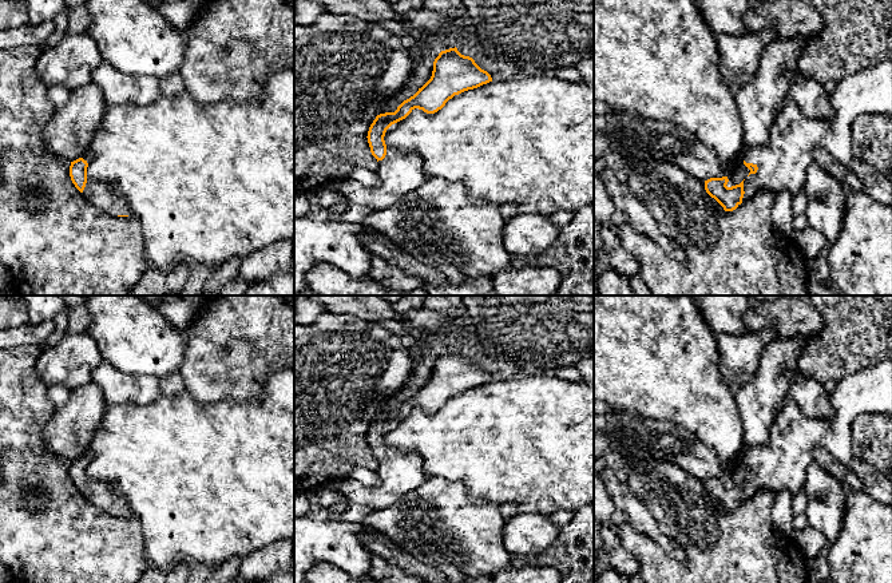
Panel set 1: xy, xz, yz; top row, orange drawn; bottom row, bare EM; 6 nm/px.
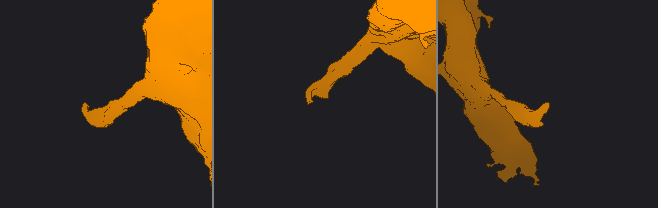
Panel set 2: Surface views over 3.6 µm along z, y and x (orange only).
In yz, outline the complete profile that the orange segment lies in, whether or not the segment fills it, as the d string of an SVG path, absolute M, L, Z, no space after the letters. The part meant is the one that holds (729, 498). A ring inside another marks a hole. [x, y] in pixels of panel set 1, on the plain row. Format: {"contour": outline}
{"contour": "M885 360L875 366L865 368L856 374L844 377L837 382L829 396L833 419L806 417L800 406L788 397L769 429L769 440L746 451L744 464L750 469L740 483L728 487L728 476L705 480L706 492L714 497L725 511L736 509L742 501L752 499L760 489L769 489L777 495L789 489L796 495L802 489L806 469L813 461L813 451L822 448L841 464L848 464L852 457L852 424L859 416L868 413L892 415L892 361Z"}

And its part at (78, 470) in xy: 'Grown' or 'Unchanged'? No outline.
Grown

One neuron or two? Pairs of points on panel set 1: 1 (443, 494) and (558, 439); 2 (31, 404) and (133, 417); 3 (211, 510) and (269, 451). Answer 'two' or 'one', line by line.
1: two
2: two
3: one

